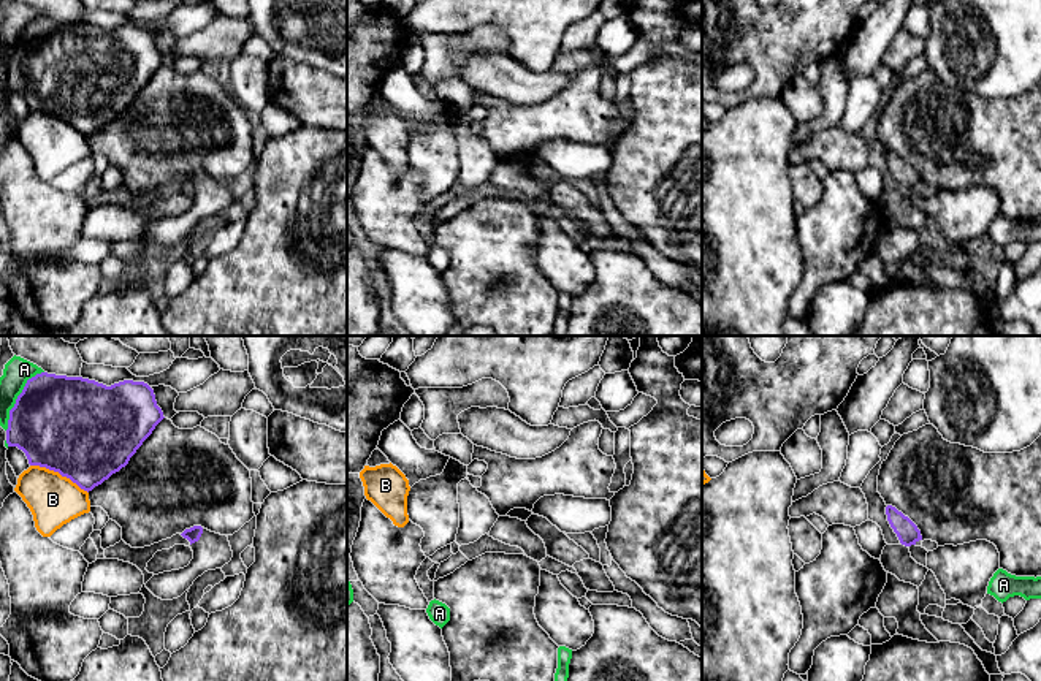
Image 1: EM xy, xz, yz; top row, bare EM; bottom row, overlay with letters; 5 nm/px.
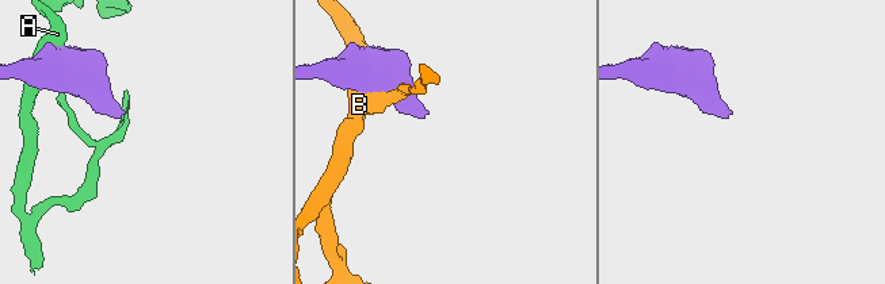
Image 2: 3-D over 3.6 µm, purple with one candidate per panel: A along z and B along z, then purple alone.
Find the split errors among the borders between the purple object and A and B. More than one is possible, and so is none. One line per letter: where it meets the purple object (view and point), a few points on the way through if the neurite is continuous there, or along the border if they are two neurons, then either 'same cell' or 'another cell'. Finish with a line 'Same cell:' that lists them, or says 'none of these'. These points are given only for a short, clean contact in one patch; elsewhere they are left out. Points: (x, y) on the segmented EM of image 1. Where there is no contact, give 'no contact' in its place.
A: contact xy (18, 398); border xy (43, 371), (27, 380), (10, 410), (5, 429); another cell
B: contact xy (59, 472); another cell
Same cell: none of these

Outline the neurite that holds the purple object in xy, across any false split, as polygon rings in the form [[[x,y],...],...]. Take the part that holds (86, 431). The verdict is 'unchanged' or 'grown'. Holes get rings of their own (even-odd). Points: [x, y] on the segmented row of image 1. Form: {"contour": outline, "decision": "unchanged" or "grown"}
{"contour": [[[41,372],[27,380],[10,410],[6,443],[22,450],[30,466],[59,472],[89,493],[125,467],[163,418],[154,390],[144,382],[106,386],[82,377]]], "decision": "unchanged"}

